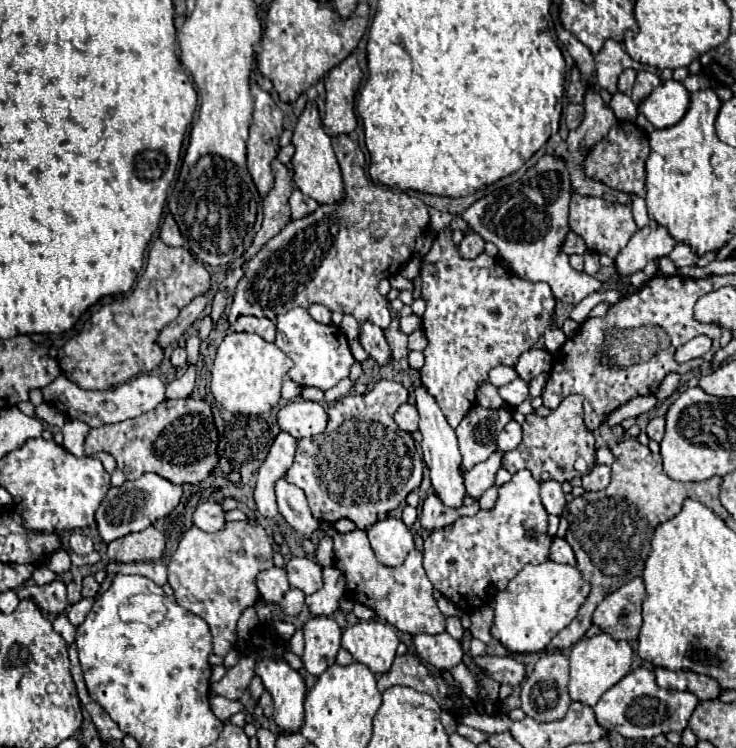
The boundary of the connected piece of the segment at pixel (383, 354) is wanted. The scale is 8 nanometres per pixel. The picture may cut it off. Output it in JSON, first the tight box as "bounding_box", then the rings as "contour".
{"bounding_box":[360,322,392,366],"contour":[[[364,322],[360,326],[360,344],[368,352],[368,356],[378,362],[378,366],[386,366],[392,360],[390,346],[384,338],[384,332],[370,322]]]}

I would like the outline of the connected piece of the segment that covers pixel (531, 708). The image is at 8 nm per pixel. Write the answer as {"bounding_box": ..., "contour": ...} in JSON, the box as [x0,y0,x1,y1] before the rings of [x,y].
{"bounding_box":[520,650,572,722],"contour":[[[560,650],[544,652],[536,662],[532,674],[522,682],[520,698],[522,698],[522,710],[526,712],[526,716],[534,720],[550,722],[564,718],[572,702],[568,696],[568,656],[562,654]]]}

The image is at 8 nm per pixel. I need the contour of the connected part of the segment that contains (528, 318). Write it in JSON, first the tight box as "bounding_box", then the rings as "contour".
{"bounding_box":[420,230,566,428],"contour":[[[450,230],[434,238],[430,252],[422,258],[420,274],[422,298],[428,304],[422,316],[428,346],[420,382],[434,396],[452,428],[474,406],[476,388],[488,380],[488,372],[494,366],[514,366],[520,354],[530,350],[542,334],[550,352],[558,352],[566,340],[562,330],[550,328],[550,314],[556,302],[548,284],[512,276],[488,254],[480,254],[474,260],[460,258]]]}

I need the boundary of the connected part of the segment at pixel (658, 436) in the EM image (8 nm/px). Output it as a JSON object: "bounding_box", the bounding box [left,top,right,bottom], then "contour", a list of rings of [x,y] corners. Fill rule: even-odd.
{"bounding_box":[646,418,666,442],"contour":[[[652,418],[650,424],[648,424],[648,428],[646,428],[646,434],[648,434],[652,440],[660,442],[660,440],[664,438],[664,428],[666,428],[666,420],[664,420],[664,418]]]}

